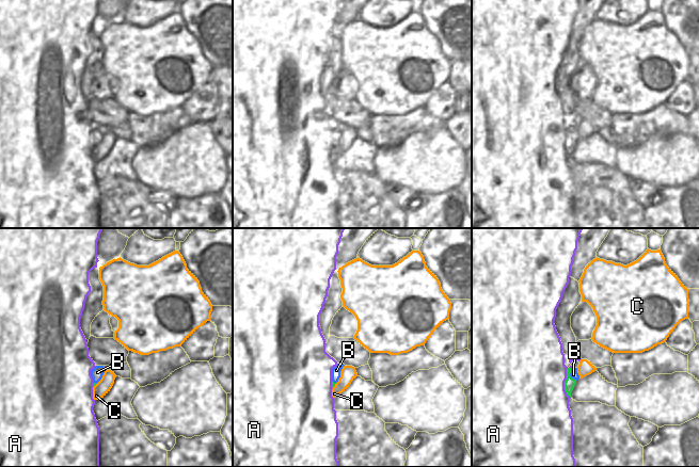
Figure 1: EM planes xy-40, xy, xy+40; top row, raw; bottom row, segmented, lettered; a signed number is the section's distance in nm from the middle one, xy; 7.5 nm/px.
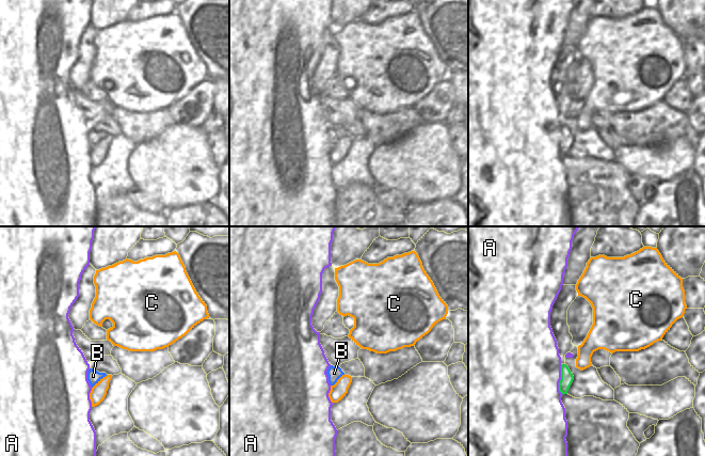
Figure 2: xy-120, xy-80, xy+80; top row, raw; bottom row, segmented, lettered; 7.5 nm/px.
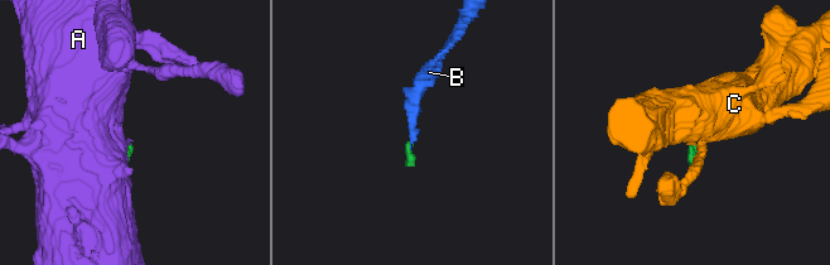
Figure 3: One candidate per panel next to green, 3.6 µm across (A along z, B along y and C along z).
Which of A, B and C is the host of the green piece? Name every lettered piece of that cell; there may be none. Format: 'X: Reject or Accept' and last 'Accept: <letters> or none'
A: Reject
B: Accept
C: Reject
Accept: B

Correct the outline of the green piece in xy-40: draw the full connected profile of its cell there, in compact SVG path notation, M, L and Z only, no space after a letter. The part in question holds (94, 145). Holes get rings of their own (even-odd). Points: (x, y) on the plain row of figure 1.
M96 127L92 132L91 132L91 136L93 139L93 147L95 147L102 139L104 134L105 134L105 130L104 127Z

